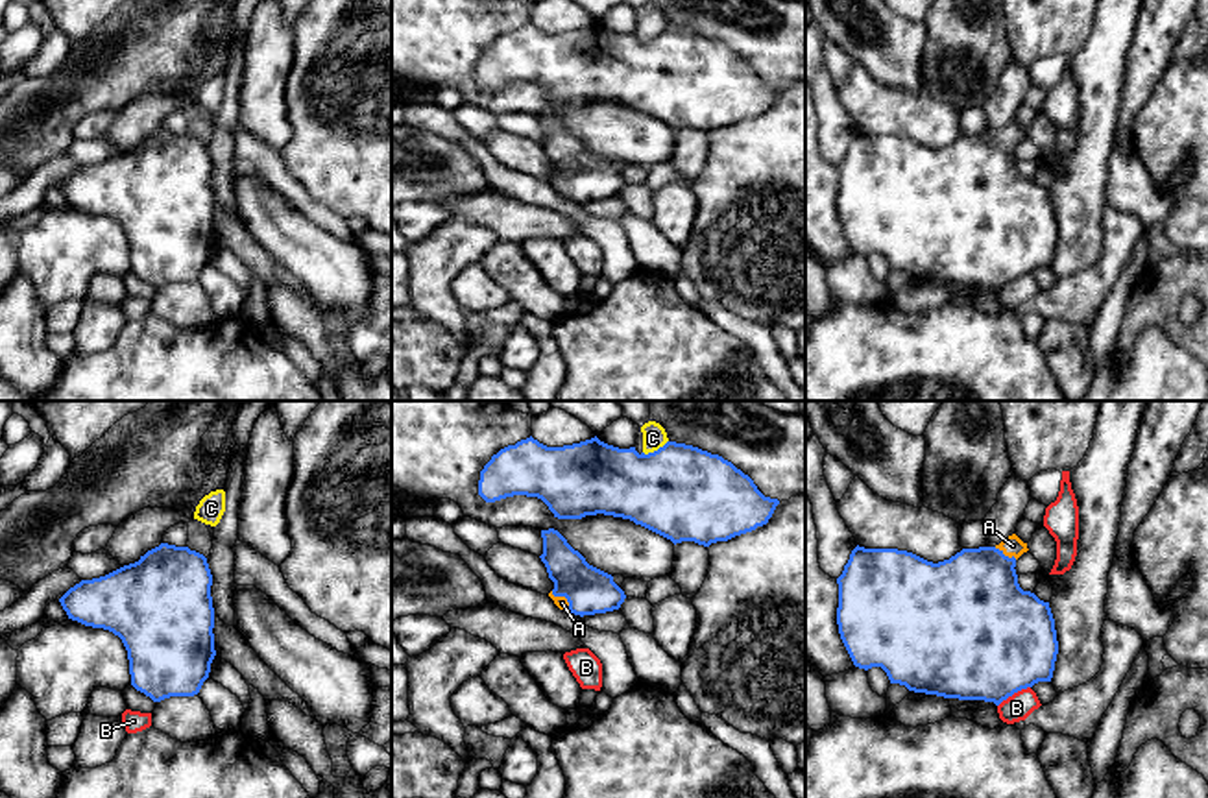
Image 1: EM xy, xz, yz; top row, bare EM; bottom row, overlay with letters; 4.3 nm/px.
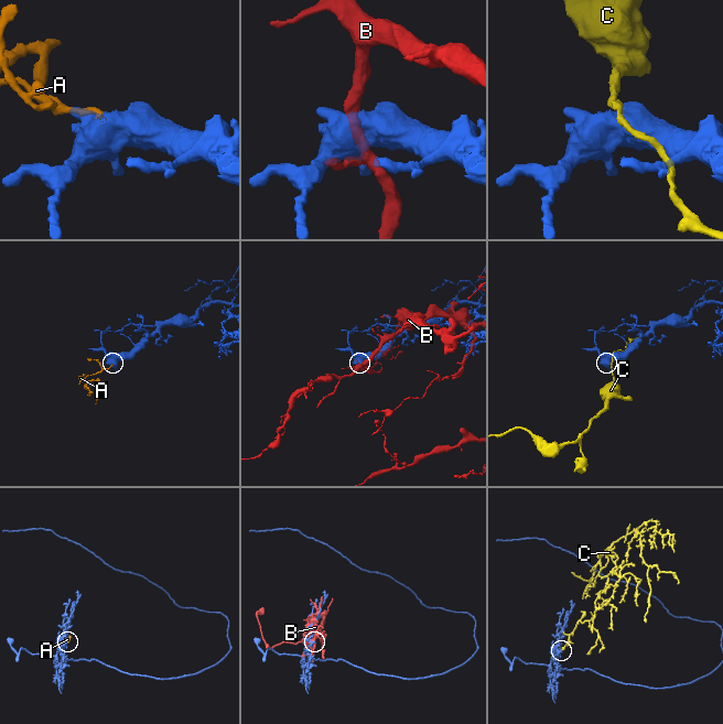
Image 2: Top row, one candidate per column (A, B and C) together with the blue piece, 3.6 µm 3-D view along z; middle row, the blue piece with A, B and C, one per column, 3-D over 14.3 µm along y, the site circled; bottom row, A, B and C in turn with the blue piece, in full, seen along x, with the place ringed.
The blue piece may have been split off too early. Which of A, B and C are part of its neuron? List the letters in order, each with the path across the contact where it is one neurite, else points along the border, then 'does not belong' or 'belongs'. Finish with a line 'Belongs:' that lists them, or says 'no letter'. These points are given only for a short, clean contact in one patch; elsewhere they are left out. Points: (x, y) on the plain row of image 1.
A: runs through xz (588, 176), (577, 176), (566, 183), (562, 189); belongs
B: does not belong
C: does not belong
Belongs: A

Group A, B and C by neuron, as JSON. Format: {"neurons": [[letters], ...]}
{"neurons": [["A"], ["B"], ["C"]]}

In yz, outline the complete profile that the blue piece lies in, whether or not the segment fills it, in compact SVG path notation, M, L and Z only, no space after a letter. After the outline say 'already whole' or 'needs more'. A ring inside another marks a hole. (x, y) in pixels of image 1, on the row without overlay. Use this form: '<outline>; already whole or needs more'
M1016 120L996 133L962 135L938 150L907 137L857 131L837 164L837 211L853 251L864 257L881 253L890 270L914 279L996 292L1038 268L1051 268L1058 240L1055 205L1049 188L1020 174L1014 155L1016 146L1027 137L1027 129Z; needs more

